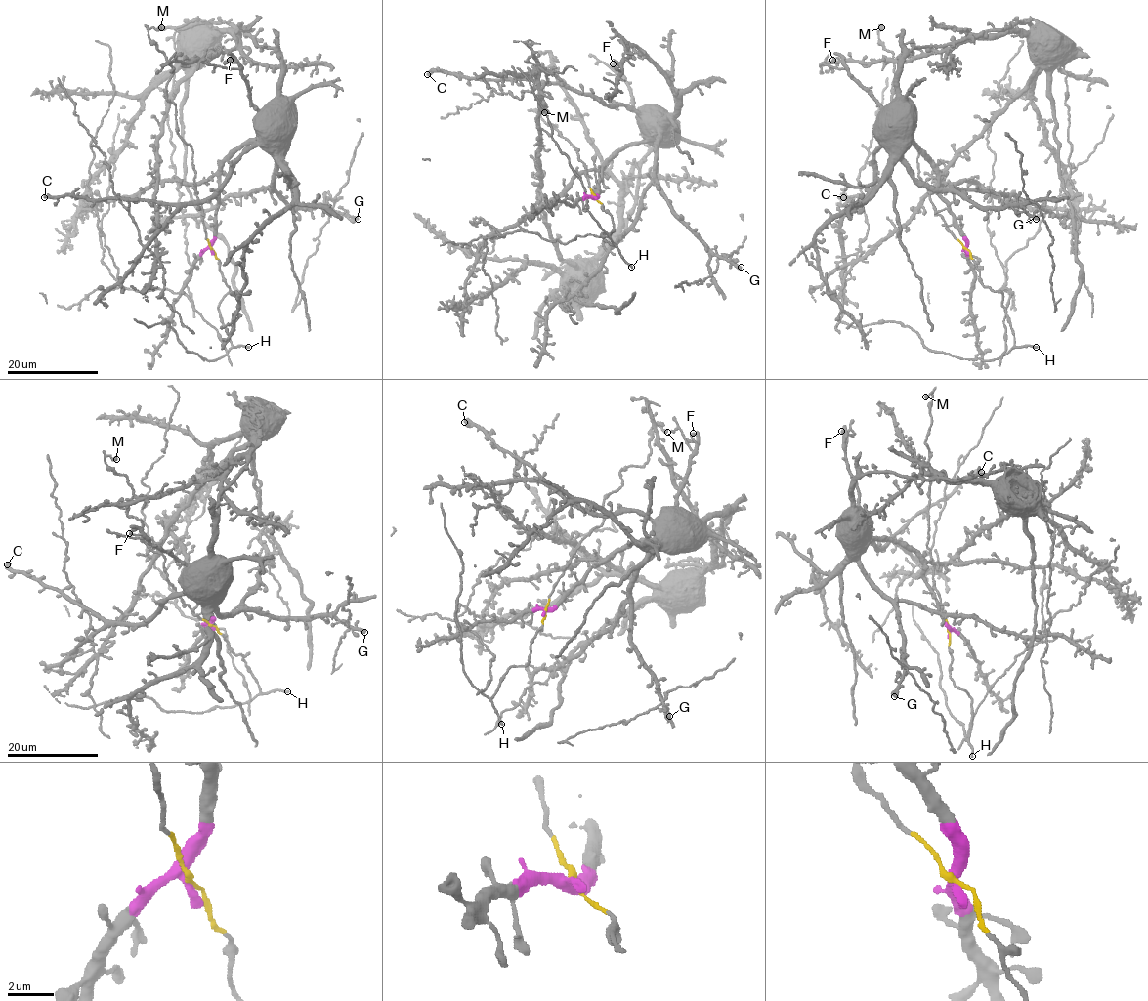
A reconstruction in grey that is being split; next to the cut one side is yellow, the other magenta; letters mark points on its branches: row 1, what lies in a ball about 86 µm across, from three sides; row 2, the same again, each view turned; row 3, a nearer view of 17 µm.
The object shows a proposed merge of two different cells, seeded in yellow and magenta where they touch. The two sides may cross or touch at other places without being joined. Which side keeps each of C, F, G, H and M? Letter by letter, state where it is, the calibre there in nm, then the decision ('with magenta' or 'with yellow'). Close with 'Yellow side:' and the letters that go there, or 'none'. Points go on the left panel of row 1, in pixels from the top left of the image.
C: place (44, 197); calibre 420 nm; with magenta
F: place (230, 60); calibre 400 nm; with magenta
G: place (358, 219); calibre 440 nm; with magenta
H: place (248, 347); calibre 240 nm; with yellow
M: place (161, 27); calibre 480 nm; with yellow
Yellow side: H, M

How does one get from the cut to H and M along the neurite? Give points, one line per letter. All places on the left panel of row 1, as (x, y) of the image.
H: (211, 249), (219, 261), (223, 280), (231, 291), (219, 304), (220, 319), (233, 347), (249, 347)
M: (211, 249), (193, 149), (177, 132), (176, 107), (166, 97), (171, 64), (148, 37), (150, 27), (161, 27)

